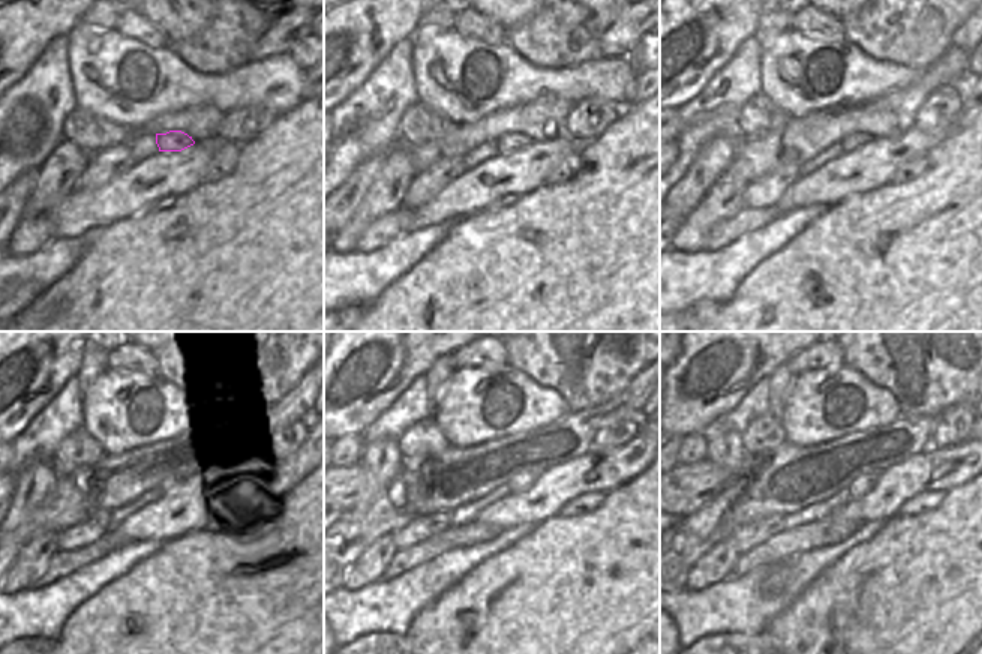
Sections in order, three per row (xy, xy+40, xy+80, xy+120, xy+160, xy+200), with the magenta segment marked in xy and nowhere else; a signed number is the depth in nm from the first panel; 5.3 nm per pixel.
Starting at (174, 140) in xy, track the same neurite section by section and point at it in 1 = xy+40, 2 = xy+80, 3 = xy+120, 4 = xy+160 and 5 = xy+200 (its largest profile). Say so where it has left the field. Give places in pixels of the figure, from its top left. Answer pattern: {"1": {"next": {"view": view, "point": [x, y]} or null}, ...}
{"1": {"next": {"view": "xy+40", "point": [507, 143]}}, "2": {"next": {"view": "xy+80", "point": [852, 141]}}, "3": {"next": {"view": "xy+120", "point": [182, 479]}}, "4": {"next": {"view": "xy+160", "point": [522, 482]}}, "5": {"next": {"view": "xy+200", "point": [862, 485]}}}

